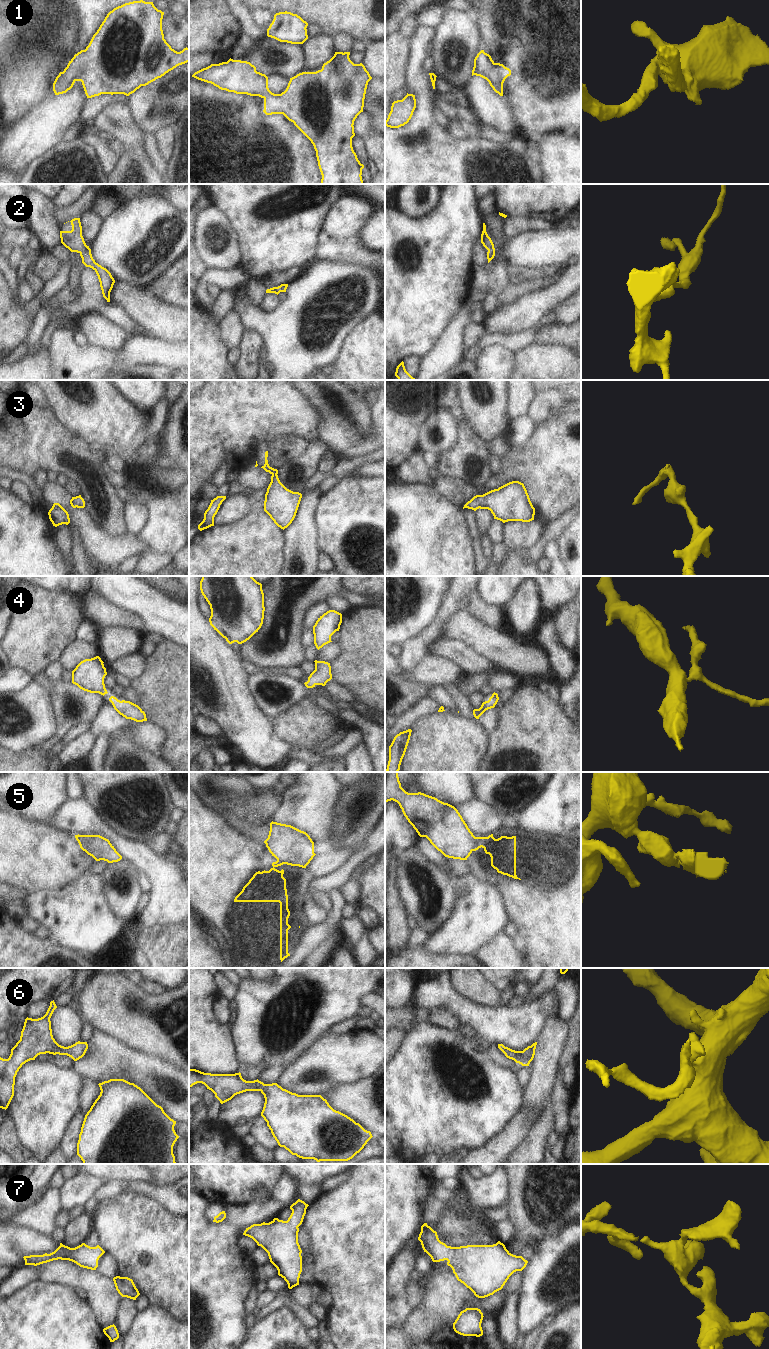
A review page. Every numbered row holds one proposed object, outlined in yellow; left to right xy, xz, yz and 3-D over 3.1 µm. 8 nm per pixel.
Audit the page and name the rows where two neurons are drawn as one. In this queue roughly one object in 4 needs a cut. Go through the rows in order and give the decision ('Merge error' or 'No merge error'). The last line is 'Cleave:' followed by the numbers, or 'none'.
1: No merge error
2: No merge error
3: No merge error
4: No merge error
5: Merge error
6: No merge error
7: No merge error
Cleave: 5

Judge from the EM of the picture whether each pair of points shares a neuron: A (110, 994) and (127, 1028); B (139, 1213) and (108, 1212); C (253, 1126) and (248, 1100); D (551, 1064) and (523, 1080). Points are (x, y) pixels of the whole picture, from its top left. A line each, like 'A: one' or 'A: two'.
A: one
B: one
C: two
D: two

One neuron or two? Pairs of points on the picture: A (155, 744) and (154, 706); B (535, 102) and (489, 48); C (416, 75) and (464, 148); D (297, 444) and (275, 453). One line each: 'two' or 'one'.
A: two
B: one
C: one
D: one

